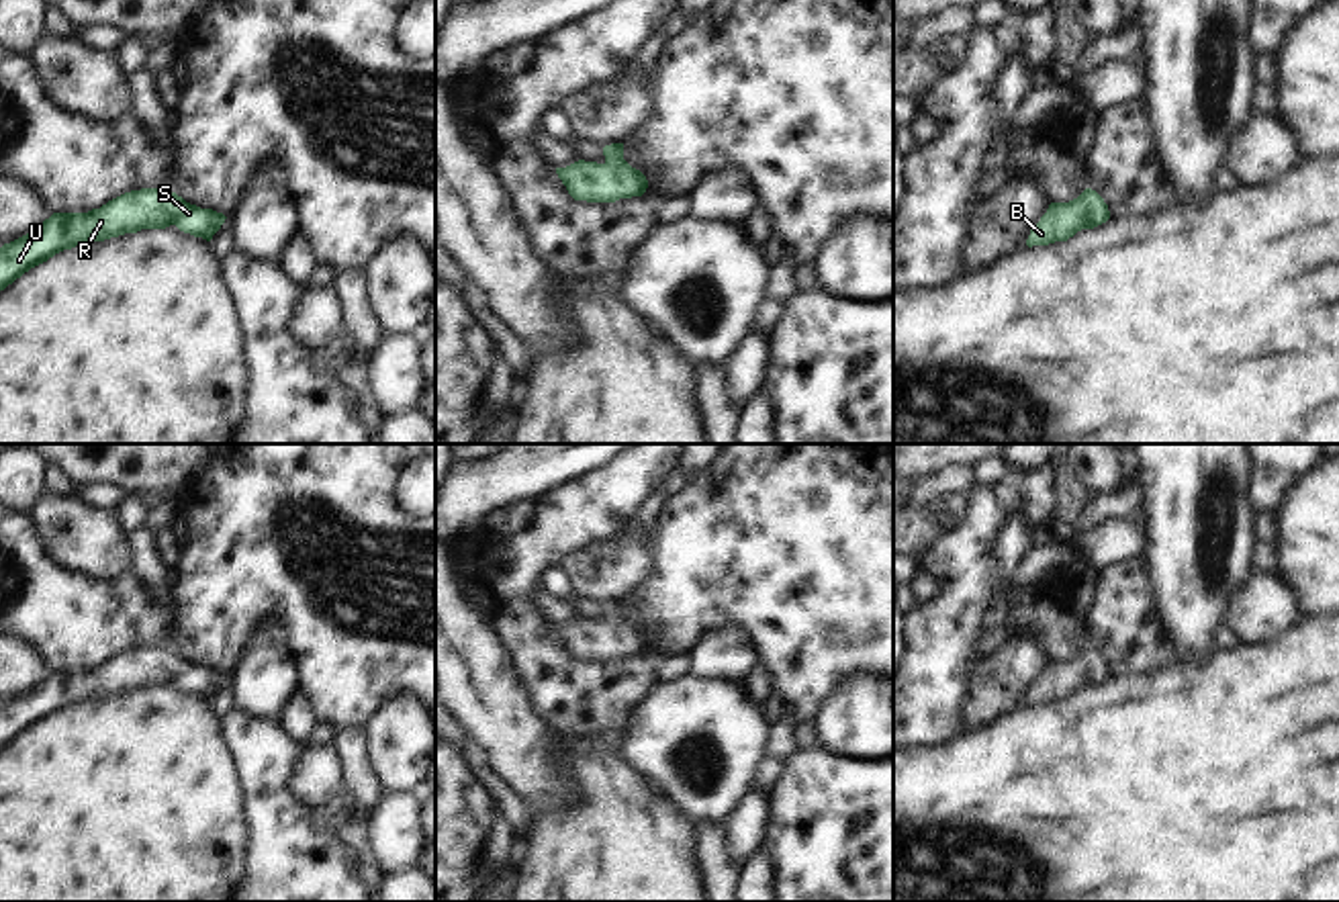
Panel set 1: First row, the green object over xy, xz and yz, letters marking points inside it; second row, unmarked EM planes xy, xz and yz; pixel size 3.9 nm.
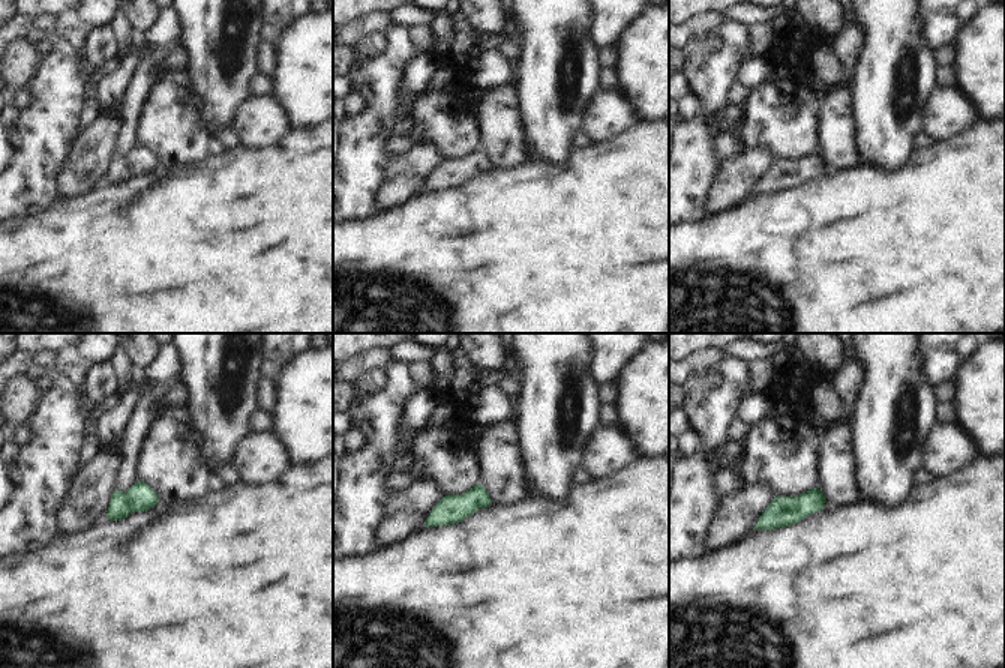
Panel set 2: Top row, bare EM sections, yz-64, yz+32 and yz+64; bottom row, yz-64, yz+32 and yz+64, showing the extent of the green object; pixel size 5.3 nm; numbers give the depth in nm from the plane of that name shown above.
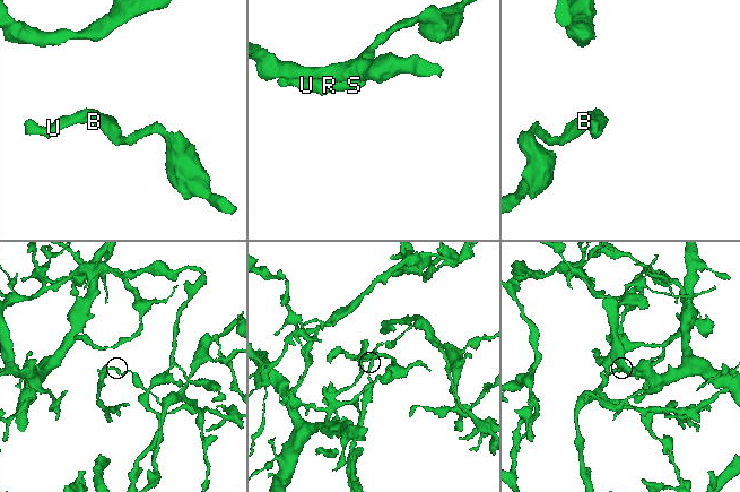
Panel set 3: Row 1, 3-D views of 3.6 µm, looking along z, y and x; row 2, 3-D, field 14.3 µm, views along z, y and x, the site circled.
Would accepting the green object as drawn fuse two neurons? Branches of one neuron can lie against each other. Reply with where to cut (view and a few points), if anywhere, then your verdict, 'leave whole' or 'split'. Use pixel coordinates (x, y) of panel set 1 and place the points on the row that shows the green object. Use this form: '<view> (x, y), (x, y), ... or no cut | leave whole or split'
no cut | leave whole

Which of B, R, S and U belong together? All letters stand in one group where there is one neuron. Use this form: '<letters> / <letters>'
B R S U

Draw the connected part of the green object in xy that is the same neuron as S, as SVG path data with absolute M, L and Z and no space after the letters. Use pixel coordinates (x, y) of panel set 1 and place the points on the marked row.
M164 188L131 190L88 213L53 213L31 233L0 247L0 290L55 254L88 241L170 225L211 241L225 219Z

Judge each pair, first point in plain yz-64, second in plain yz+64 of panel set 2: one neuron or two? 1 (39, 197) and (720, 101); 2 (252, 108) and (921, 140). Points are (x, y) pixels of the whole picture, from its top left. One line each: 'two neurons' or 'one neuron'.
1: one neuron
2: two neurons

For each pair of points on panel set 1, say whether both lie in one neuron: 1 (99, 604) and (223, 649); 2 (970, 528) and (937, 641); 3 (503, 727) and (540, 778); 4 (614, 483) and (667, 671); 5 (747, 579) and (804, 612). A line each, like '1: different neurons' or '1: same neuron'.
1: different neurons
2: same neuron
3: same neuron
4: different neurons
5: same neuron

